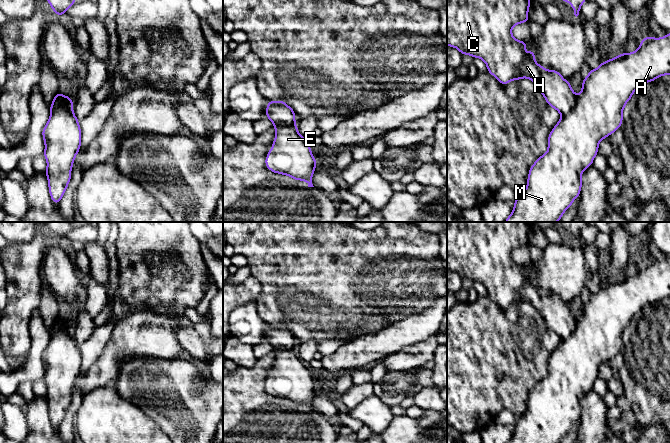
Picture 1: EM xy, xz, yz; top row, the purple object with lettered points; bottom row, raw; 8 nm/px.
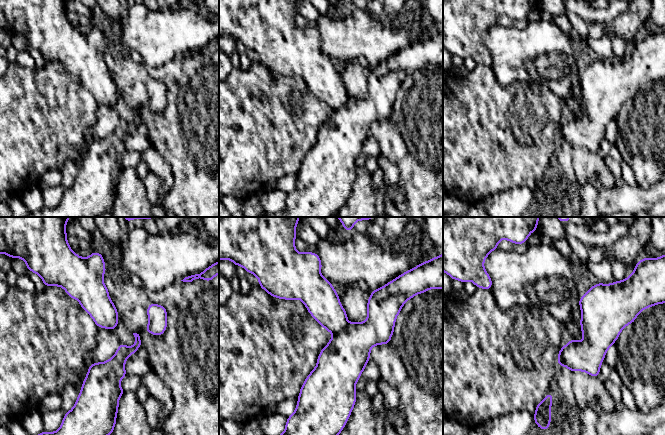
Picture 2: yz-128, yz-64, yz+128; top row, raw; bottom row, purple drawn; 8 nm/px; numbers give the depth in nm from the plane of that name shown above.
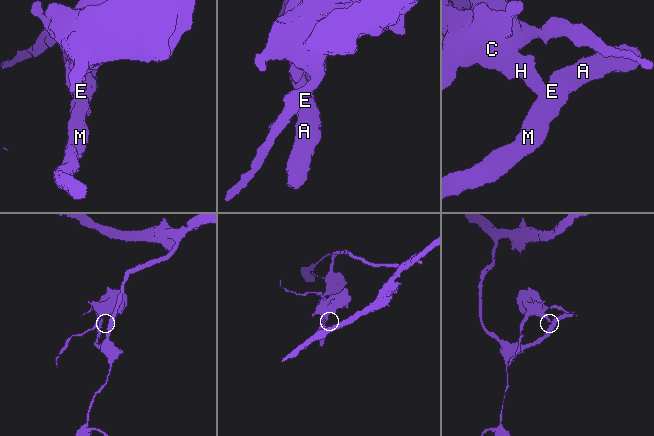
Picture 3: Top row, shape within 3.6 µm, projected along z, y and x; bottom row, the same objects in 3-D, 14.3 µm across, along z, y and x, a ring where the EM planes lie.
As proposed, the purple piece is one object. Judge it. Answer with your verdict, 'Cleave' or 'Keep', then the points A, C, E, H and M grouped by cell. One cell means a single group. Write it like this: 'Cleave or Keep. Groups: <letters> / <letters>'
Cleave. Groups: A E M / C H

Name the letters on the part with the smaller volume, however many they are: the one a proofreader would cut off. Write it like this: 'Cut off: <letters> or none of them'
Cut off: C, H

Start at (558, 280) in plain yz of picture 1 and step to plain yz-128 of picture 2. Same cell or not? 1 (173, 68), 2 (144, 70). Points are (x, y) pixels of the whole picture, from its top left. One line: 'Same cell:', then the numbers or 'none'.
Same cell: none

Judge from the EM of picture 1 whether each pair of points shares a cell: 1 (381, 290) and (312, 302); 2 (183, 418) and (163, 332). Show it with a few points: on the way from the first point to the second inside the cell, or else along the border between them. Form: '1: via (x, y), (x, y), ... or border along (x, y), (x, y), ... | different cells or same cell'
1: via (364, 300), (356, 302), (329, 302) | same cell
2: border along (146, 357), (175, 358) | different cells

